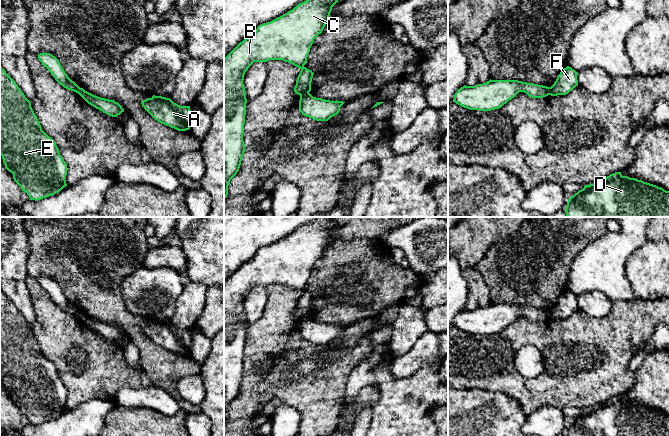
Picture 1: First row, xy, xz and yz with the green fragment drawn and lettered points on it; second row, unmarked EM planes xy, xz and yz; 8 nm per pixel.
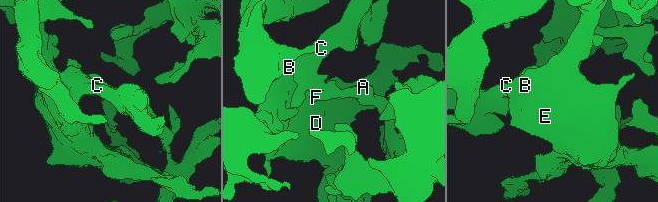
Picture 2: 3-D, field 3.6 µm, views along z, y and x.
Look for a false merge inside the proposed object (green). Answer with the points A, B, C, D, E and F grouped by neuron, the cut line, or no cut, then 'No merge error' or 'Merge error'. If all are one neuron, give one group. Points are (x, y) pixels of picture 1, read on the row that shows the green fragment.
Groups: A F / B C D E. Split along xz (308, 92), (300, 95). Merge error

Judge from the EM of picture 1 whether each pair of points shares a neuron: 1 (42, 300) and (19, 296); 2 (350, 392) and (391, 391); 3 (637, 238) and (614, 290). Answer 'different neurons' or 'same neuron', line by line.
1: different neurons
2: same neuron
3: same neuron

